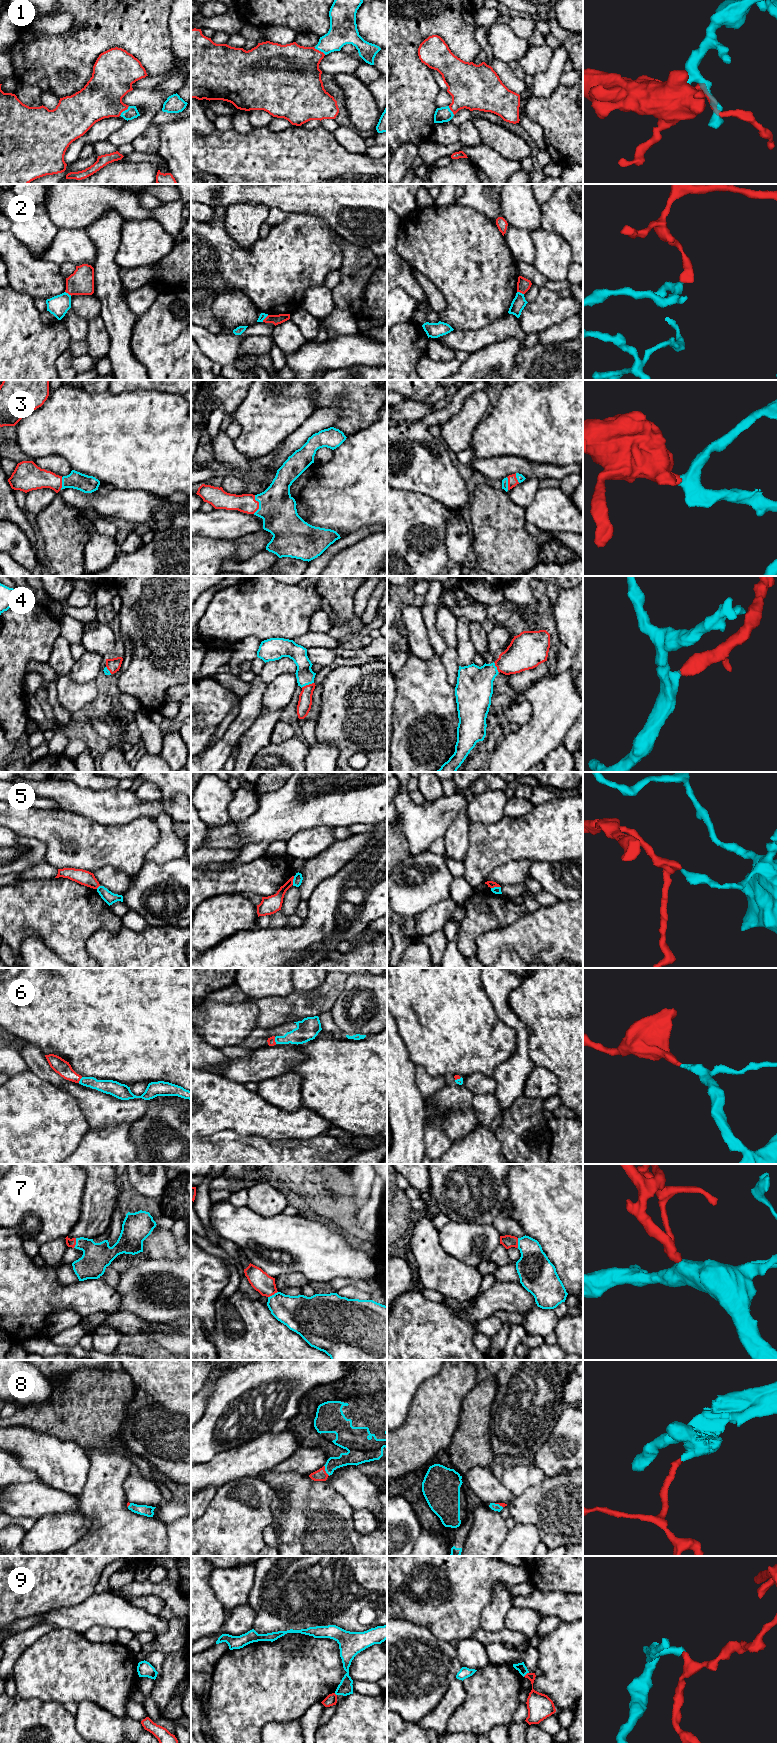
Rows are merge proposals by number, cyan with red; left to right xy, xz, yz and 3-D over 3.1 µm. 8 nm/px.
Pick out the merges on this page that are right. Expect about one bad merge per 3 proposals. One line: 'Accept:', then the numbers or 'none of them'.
Accept: 1, 3, 4, 6, 7, 8

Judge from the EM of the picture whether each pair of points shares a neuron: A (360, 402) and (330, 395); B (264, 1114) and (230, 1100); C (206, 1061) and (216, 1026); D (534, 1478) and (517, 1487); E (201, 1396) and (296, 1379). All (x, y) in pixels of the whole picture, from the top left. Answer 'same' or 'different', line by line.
A: same
B: same
C: different
D: same
E: different

